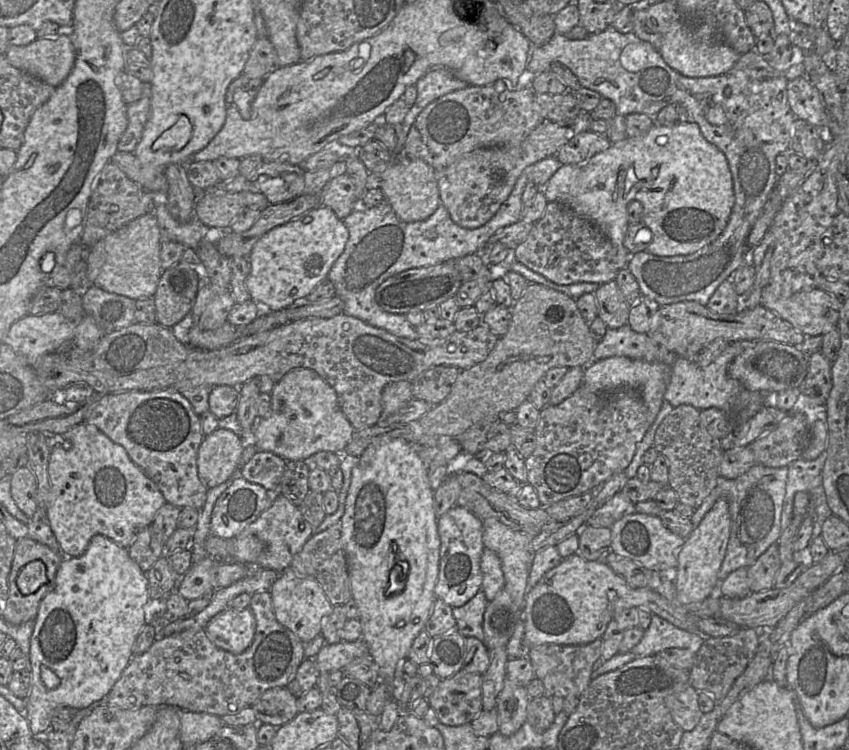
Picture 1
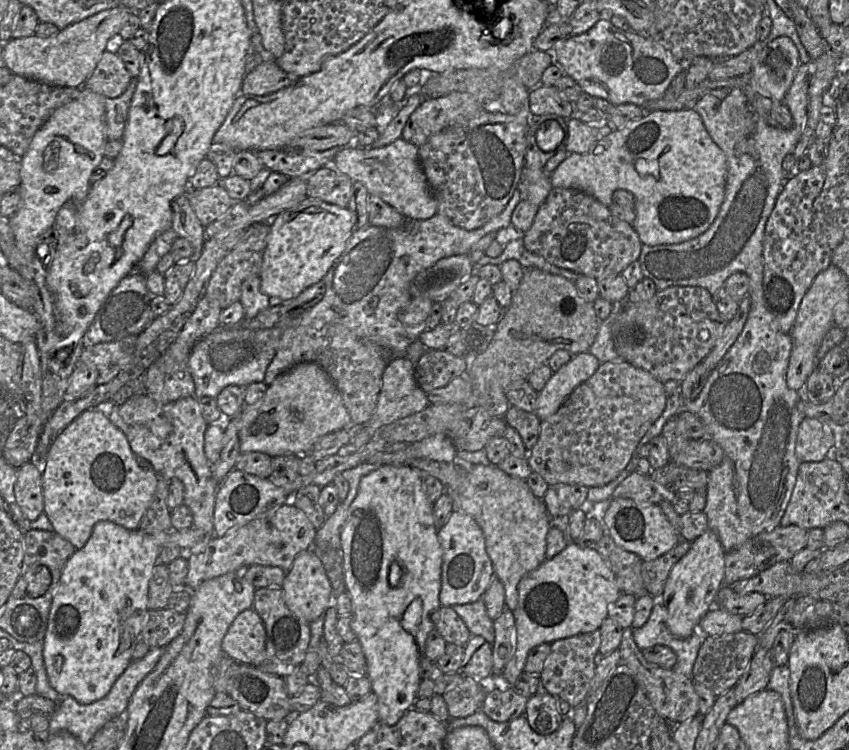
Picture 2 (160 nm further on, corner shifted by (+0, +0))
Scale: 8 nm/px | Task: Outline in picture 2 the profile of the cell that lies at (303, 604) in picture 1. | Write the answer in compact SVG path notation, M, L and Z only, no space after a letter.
M310 548L297 555L281 589L289 610L309 624L336 601L323 564Z

